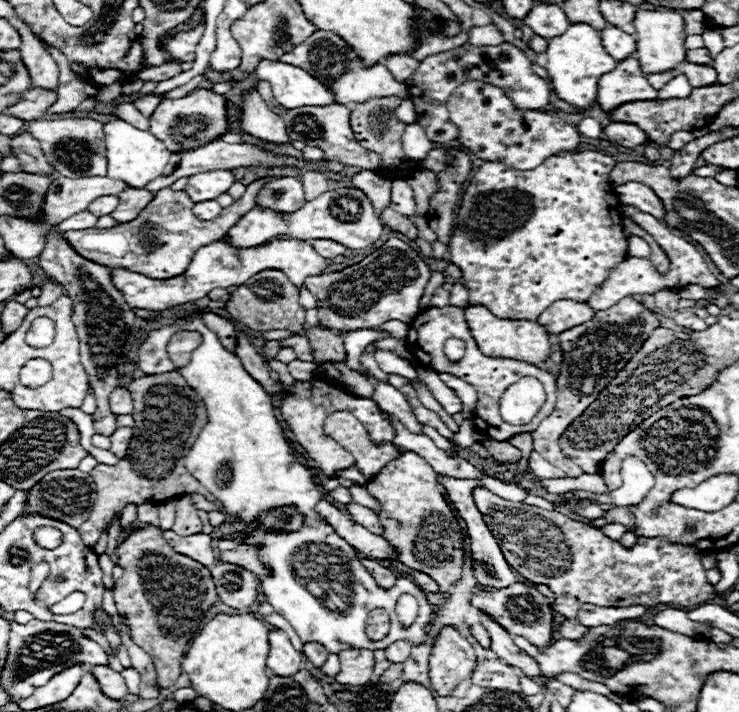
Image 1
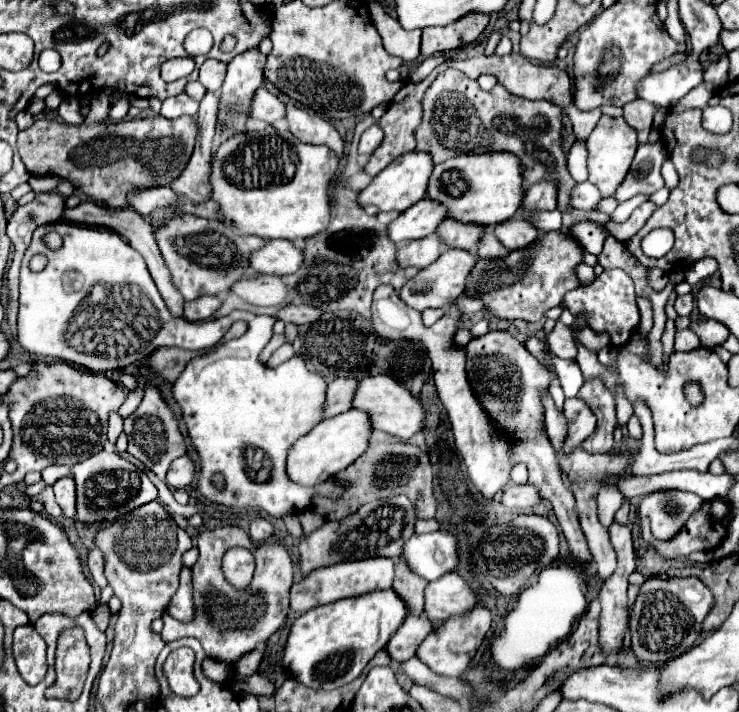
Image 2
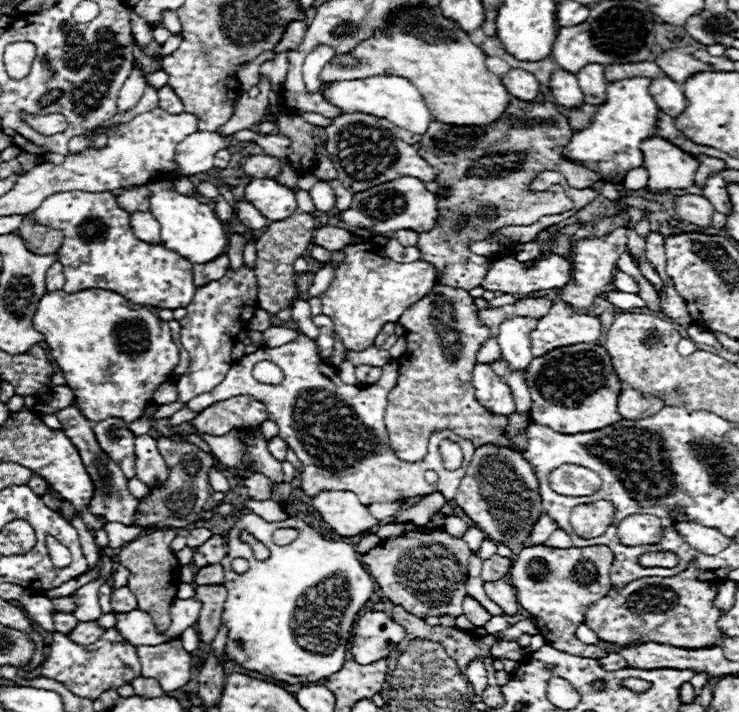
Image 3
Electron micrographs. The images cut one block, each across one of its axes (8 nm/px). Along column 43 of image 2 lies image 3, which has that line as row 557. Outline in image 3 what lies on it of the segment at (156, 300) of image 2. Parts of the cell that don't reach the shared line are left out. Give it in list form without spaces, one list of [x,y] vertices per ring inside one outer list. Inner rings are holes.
[[[258,514],[240,516],[234,528],[228,532],[228,556],[222,560],[224,568],[224,588],[228,588],[228,598],[224,604],[222,624],[228,626],[228,640],[226,640],[226,656],[238,662],[242,668],[288,682],[288,684],[308,684],[328,678],[330,674],[338,672],[344,664],[344,656],[348,650],[348,638],[354,624],[356,614],[362,606],[370,600],[374,592],[372,576],[362,568],[360,560],[356,558],[356,550],[352,544],[346,542],[332,542],[326,540],[320,532],[298,532],[298,538],[286,546],[278,546],[272,540],[272,532],[278,528],[286,528],[290,524],[298,528],[298,520],[284,520],[284,522],[266,522]],[[240,532],[250,532],[256,540],[264,542],[270,548],[270,558],[260,562],[254,558],[252,548],[248,542],[240,540]],[[246,558],[250,568],[244,574],[232,572],[232,560]]]

